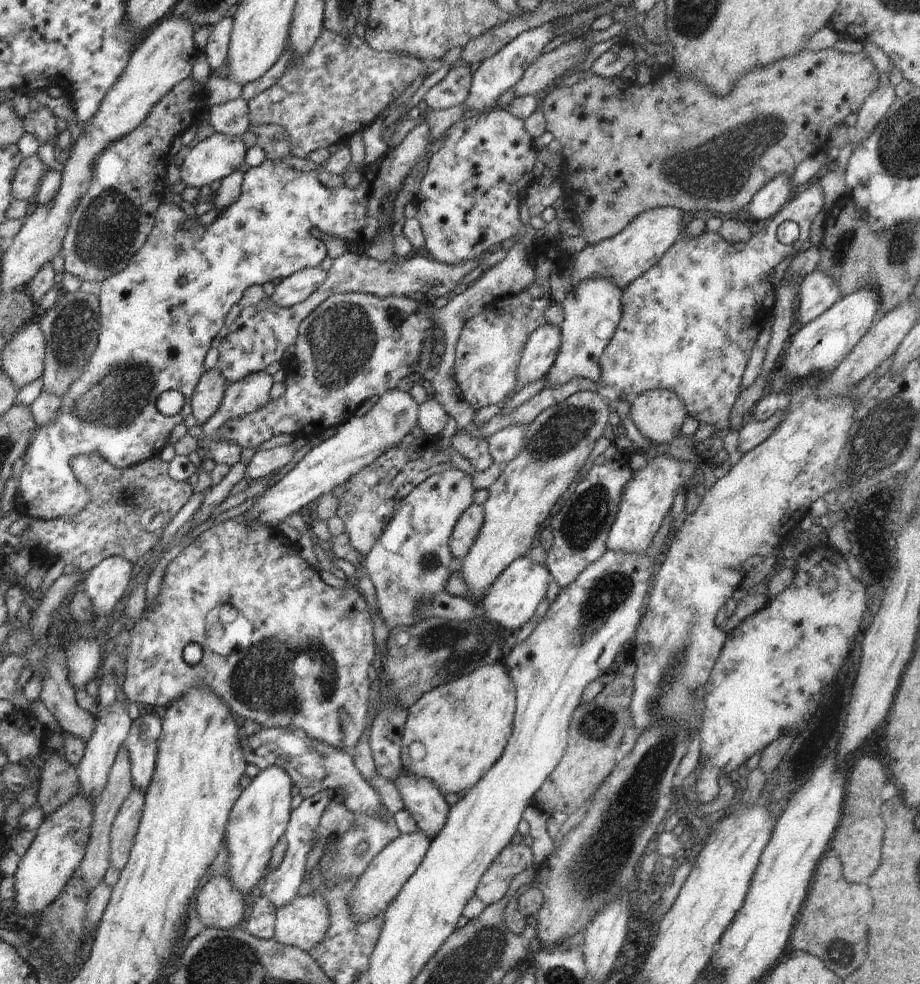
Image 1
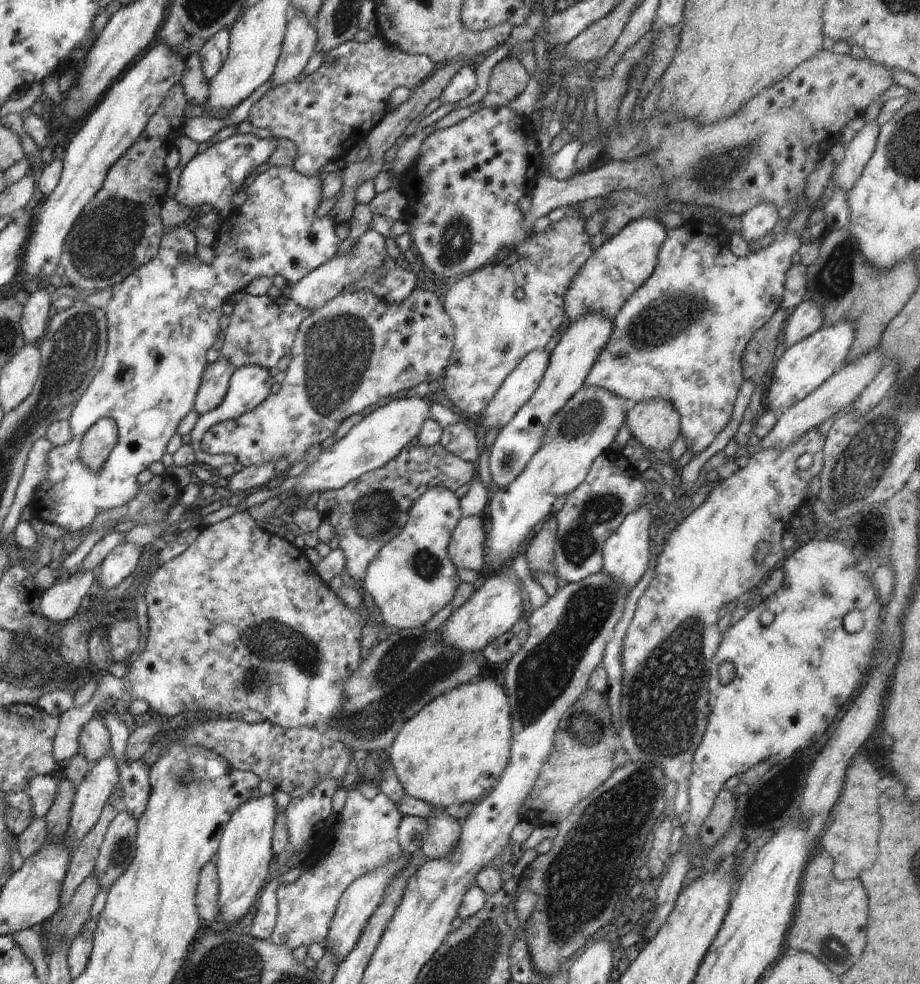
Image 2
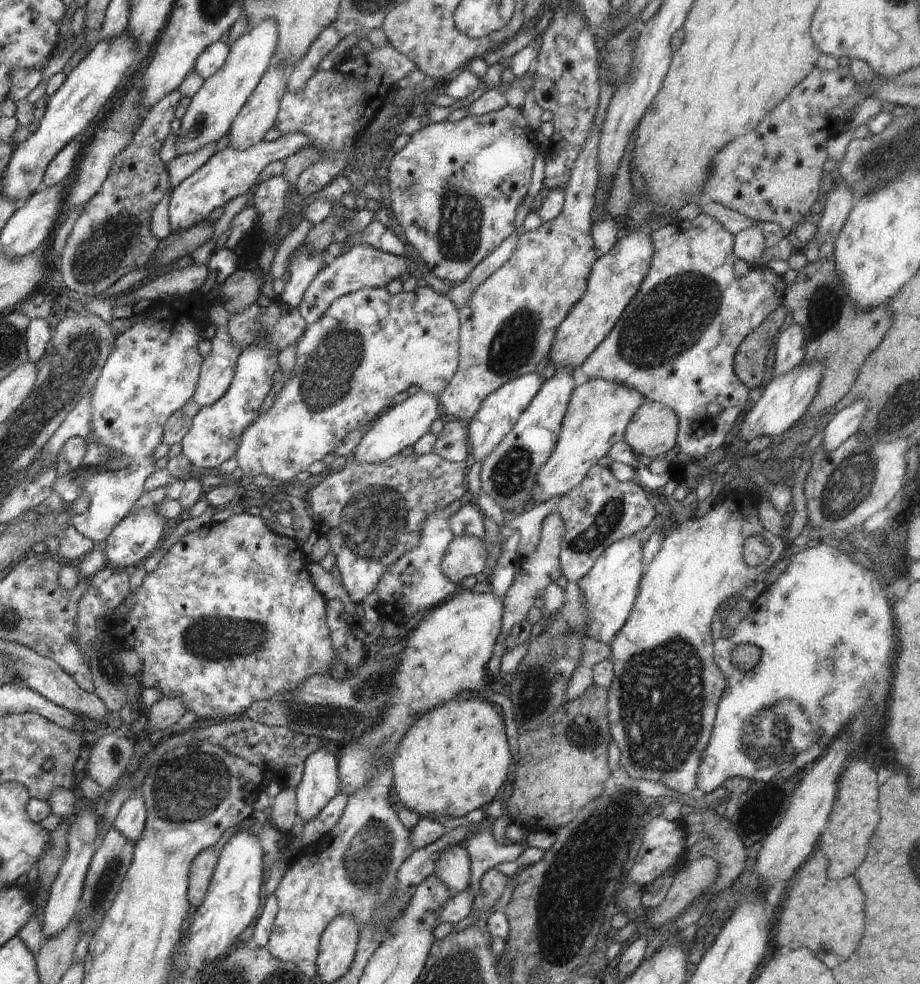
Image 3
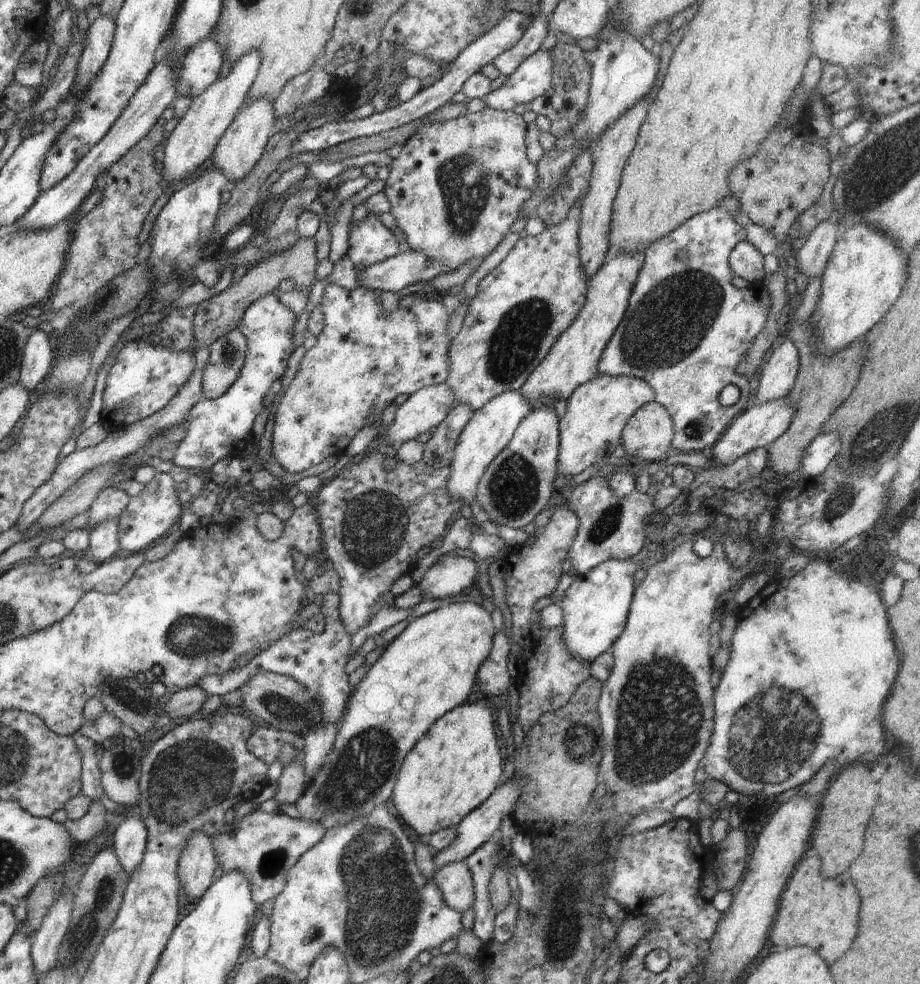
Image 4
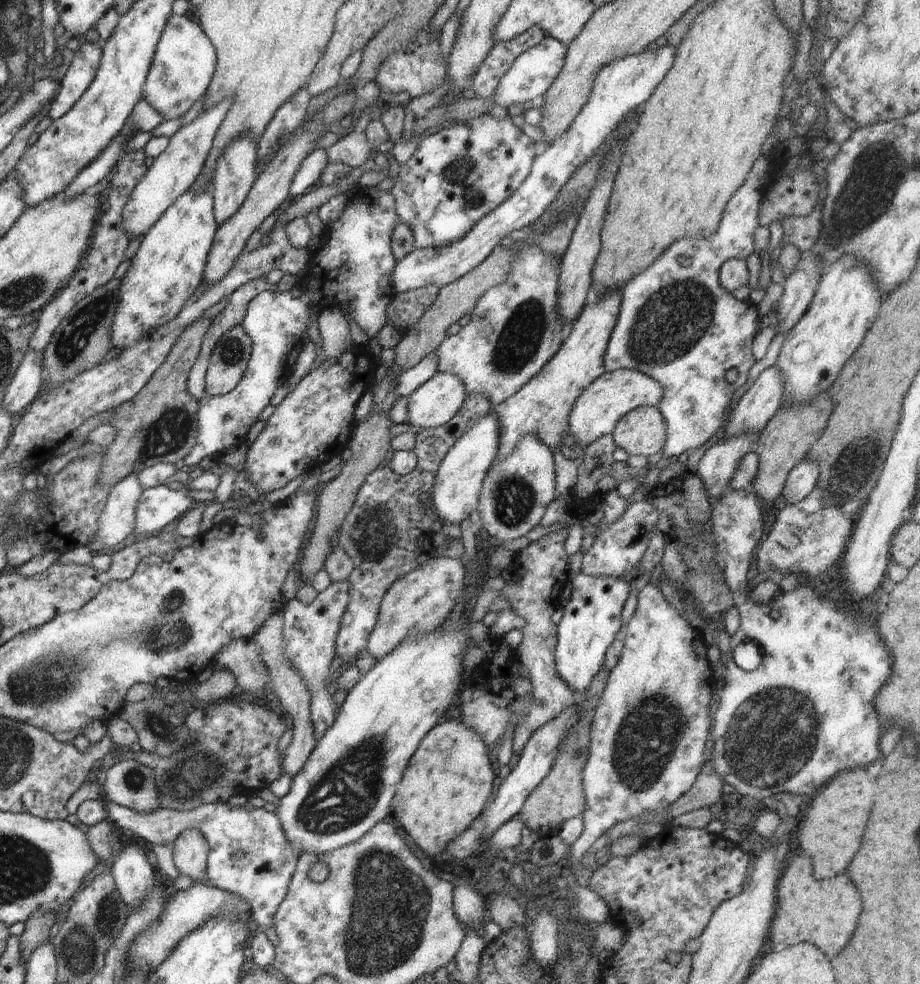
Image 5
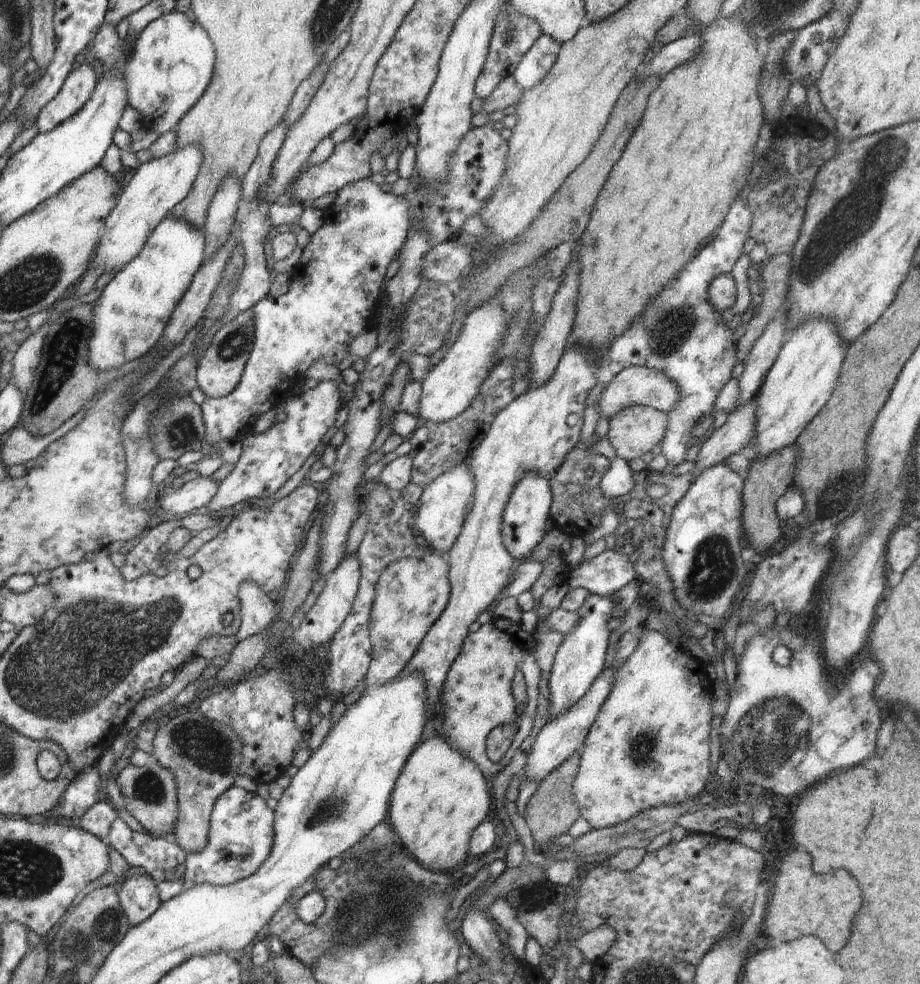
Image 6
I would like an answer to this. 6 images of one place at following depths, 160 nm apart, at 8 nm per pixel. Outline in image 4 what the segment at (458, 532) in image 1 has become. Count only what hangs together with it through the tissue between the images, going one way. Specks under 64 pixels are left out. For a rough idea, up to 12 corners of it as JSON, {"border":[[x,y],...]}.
{"border":[[466,553],[444,555],[419,583],[423,600],[474,588],[478,564]]}

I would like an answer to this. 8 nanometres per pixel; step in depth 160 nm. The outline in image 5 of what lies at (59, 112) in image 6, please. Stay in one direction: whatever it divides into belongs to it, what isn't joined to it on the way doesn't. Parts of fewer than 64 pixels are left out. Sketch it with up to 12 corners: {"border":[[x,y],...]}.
{"border":[[101,42],[75,52],[49,104],[52,120],[64,116],[91,86]]}

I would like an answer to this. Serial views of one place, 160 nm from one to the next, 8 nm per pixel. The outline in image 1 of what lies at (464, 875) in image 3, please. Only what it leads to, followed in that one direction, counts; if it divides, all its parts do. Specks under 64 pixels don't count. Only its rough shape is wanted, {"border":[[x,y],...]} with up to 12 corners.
{"border":[[400,770],[397,801],[432,843],[450,812],[432,780]]}

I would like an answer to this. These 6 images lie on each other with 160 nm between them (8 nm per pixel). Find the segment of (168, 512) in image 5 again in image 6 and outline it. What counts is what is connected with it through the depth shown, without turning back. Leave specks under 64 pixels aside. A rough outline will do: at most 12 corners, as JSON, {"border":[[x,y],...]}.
{"border":[[199,475],[172,494],[161,491],[157,506],[187,515],[206,506],[219,484]]}

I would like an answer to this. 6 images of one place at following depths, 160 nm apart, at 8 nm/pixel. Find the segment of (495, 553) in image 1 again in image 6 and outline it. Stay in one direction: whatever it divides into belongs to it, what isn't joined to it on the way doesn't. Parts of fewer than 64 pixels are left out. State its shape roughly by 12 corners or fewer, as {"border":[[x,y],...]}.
{"border":[[627,366],[606,385],[599,414],[634,405],[668,414],[680,402],[664,372]]}

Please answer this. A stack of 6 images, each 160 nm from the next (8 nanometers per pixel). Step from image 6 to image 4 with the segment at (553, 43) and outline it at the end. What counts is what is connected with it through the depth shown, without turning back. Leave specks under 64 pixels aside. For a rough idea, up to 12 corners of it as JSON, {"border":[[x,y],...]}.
{"border":[[538,49],[481,99],[512,111],[546,94],[555,62]]}

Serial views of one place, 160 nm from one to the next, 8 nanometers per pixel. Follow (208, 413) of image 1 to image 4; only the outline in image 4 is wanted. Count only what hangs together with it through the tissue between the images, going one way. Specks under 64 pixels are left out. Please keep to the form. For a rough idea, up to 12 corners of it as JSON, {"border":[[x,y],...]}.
{"border":[[238,328],[217,338],[203,370],[206,399],[239,377],[247,340]]}

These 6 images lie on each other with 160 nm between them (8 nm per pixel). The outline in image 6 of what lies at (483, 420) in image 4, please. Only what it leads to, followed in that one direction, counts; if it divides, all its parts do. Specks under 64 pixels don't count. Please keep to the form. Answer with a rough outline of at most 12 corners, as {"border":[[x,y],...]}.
{"border":[[466,459],[421,494],[412,520],[433,552],[458,538],[474,481]]}

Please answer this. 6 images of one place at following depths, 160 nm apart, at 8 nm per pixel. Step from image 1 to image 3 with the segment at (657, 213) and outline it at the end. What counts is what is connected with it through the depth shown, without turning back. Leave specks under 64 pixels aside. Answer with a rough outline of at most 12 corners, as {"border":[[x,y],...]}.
{"border":[[649,229],[592,265],[550,347],[556,371],[598,348],[648,274]]}

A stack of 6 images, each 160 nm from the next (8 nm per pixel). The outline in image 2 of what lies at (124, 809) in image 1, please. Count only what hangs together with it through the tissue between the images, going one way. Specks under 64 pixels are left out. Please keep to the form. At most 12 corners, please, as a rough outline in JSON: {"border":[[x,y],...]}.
{"border":[[114,817],[94,867],[109,890],[136,853],[137,819]]}

